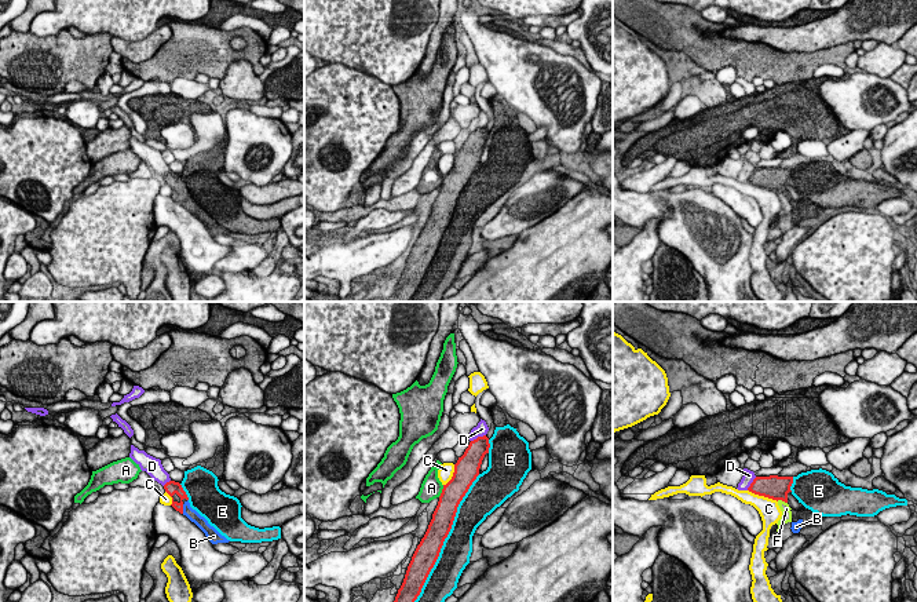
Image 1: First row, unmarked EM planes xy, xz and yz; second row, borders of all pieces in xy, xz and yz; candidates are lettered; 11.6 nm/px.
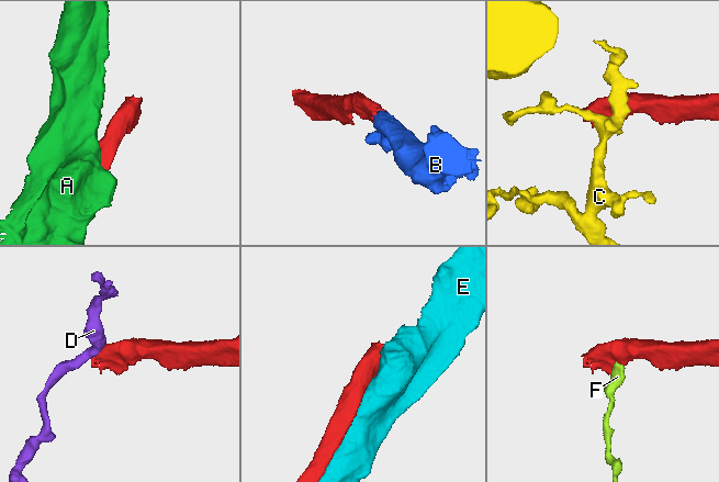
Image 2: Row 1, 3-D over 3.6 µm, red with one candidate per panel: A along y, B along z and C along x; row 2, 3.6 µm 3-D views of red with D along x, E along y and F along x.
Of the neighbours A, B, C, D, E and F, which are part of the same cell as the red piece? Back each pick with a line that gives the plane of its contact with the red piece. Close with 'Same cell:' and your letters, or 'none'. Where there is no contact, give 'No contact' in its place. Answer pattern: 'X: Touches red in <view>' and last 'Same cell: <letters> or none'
B: Touches red in xy
Same cell: B

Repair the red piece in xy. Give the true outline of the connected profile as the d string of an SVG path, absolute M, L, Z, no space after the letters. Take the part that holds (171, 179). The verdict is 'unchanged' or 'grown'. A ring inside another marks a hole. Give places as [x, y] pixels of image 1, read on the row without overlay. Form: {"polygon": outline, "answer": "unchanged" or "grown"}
{"polygon": "M169 172L164 176L164 180L172 189L171 197L194 214L205 225L212 236L230 233L213 218L211 218L204 208L190 198L189 189L179 174Z", "answer": "grown"}

